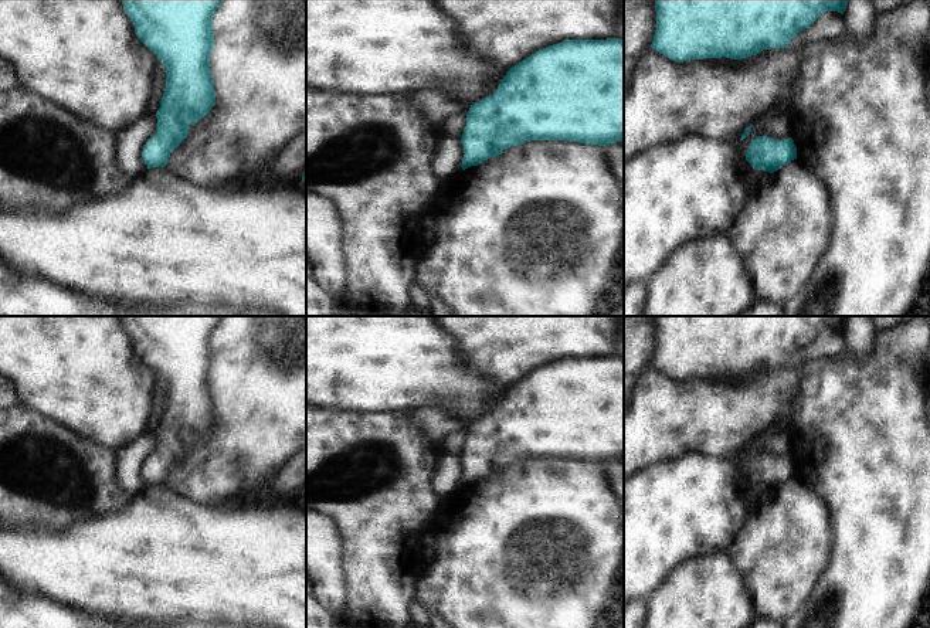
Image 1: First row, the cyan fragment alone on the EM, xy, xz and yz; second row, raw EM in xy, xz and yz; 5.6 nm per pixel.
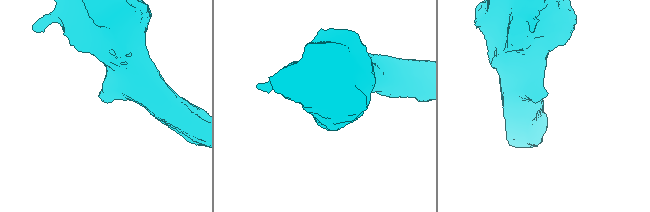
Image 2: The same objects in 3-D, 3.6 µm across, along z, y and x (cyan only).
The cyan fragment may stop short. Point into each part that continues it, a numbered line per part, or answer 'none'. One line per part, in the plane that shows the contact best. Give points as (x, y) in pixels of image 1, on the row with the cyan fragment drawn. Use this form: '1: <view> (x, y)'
none

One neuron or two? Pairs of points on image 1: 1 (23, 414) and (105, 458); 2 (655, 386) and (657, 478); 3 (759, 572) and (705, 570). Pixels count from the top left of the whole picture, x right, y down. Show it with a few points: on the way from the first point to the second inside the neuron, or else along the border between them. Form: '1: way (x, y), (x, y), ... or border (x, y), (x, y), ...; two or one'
1: way (43, 434), (55, 435), (85, 458); one
2: border (688, 451), (674, 458), (650, 462), (638, 469); two
3: border (729, 547), (753, 603); two

